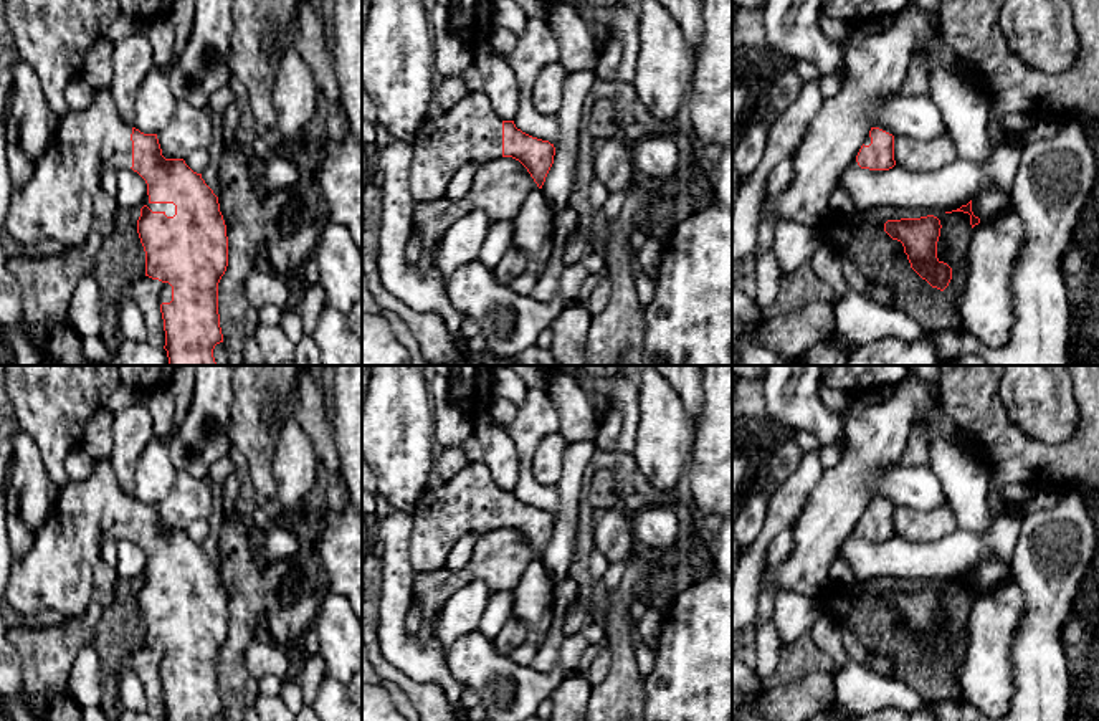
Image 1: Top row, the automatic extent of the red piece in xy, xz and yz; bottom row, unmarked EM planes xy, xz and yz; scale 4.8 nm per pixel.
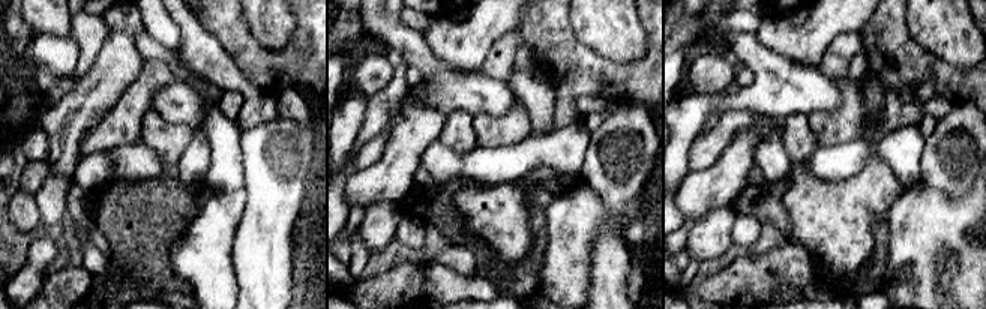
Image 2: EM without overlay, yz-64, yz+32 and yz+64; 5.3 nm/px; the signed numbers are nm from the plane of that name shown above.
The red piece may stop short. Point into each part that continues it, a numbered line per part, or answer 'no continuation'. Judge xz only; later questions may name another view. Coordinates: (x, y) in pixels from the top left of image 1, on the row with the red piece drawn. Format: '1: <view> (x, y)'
1: xz (470, 131)

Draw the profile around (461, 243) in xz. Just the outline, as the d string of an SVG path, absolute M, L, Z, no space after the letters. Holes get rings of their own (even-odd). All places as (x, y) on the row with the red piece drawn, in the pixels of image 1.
M473 210L443 233L436 245L435 266L445 284L458 266L478 260L491 223L492 218L484 210Z

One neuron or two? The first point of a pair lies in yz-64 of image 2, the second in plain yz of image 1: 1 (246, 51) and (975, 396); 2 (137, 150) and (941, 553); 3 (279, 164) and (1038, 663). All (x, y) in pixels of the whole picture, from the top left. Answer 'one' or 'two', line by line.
1: one
2: one
3: one

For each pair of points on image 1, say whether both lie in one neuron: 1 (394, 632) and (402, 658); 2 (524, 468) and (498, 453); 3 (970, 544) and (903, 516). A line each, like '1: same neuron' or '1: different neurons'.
1: same neuron
2: different neurons
3: different neurons

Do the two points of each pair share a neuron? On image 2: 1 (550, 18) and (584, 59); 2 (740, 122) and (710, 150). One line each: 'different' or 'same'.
1: same
2: same

